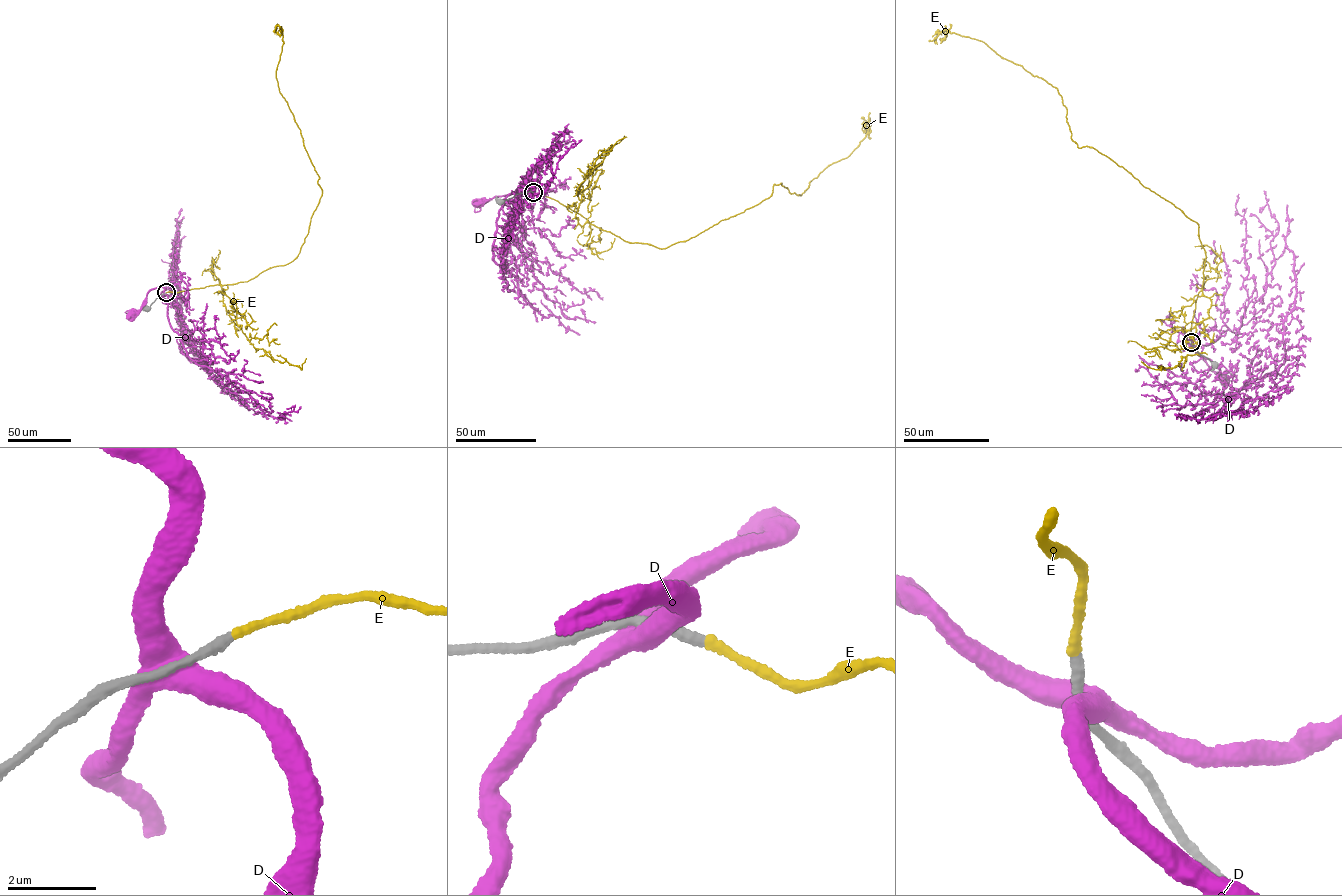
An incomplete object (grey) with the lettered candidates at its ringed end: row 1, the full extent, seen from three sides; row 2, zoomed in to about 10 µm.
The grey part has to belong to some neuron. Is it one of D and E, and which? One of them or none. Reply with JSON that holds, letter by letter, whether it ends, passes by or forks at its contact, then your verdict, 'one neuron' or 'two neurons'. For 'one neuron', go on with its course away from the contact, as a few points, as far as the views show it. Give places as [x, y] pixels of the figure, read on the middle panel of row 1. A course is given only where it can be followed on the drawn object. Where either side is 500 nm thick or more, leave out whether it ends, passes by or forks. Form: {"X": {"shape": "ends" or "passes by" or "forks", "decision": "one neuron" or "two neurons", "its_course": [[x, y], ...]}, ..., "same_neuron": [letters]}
{"D": {"decision": "two neurons"}, "E": {"shape": "ends", "decision": "one neuron", "its_course": [[533, 192], [625, 241], [662, 248], [760, 203], [775, 184], [800, 195], [858, 145], [864, 122], [869, 133]]}, "same_neuron": ["E"]}

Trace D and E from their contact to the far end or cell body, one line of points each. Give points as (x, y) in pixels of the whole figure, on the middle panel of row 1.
D: (530, 191), (535, 188), (481, 202)
E: (533, 192), (625, 241), (662, 248), (760, 203), (775, 184), (800, 195), (858, 145), (864, 122), (869, 133)

